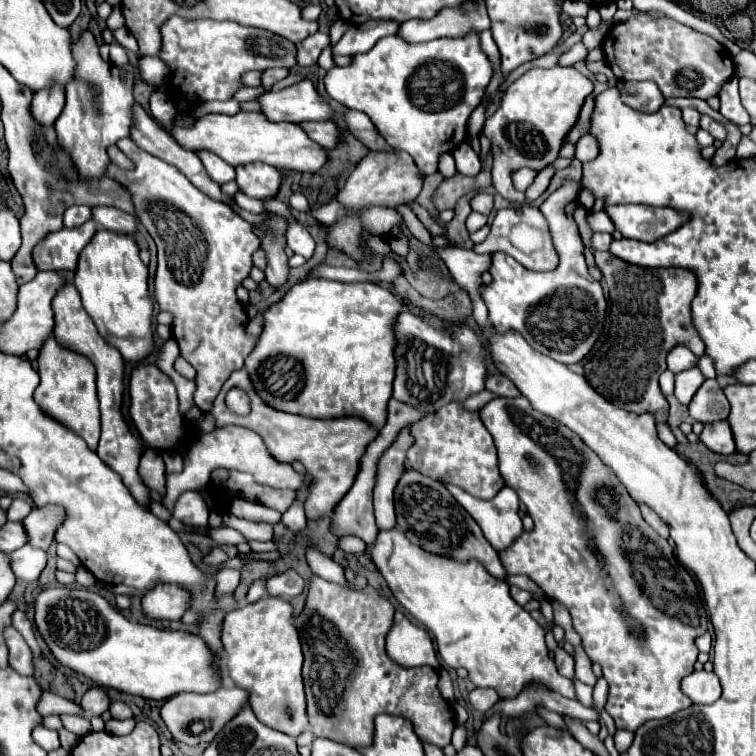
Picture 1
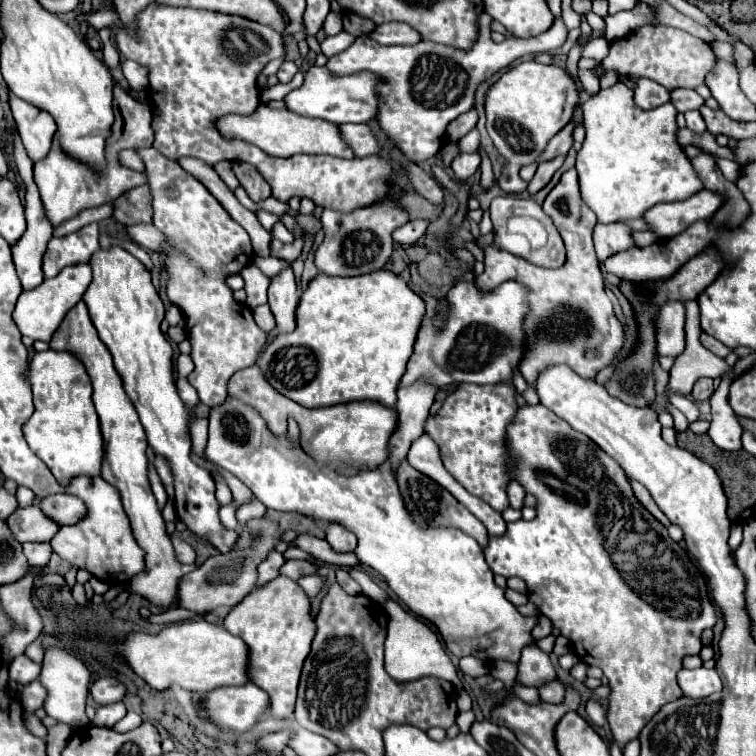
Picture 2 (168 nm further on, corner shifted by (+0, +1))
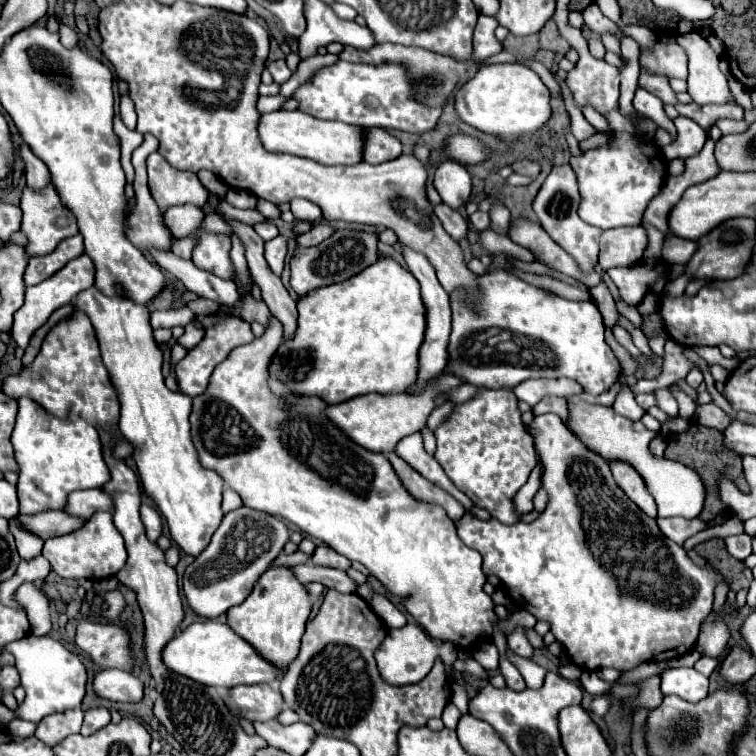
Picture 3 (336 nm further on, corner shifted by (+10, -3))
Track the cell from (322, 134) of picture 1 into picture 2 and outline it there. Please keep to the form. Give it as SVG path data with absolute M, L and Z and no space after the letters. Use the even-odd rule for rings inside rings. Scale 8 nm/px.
M343 125L341 127L343 139L349 143L353 153L357 157L371 157L381 151L379 139L373 135L373 129L369 125Z

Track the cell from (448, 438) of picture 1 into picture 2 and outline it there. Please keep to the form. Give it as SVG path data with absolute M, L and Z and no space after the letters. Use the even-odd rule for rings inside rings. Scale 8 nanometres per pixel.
M461 383L457 391L453 391L441 411L435 417L429 417L425 423L425 431L433 437L433 441L441 449L441 459L445 469L475 497L485 499L495 511L505 511L509 507L507 485L513 479L507 463L507 425L513 421L519 405L515 401L513 385L471 385Z

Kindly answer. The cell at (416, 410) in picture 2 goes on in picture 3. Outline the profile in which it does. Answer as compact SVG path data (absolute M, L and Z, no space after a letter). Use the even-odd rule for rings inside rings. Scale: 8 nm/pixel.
M405 247L403 249L405 255L405 263L409 267L409 271L415 275L415 279L421 285L421 299L427 311L427 329L425 329L425 341L419 349L419 373L417 373L417 385L415 385L415 393L423 391L425 385L433 379L437 379L443 369L445 369L445 351L447 351L447 341L449 341L449 333L451 333L451 307L449 307L449 293L441 287L441 283L437 281L437 275L431 267L429 261L425 261L425 255Z

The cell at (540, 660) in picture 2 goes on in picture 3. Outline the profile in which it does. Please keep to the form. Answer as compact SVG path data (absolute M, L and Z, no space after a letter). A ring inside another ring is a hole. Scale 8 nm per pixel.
M515 629L509 637L507 637L507 643L509 643L509 649L519 655L519 657L525 657L525 659L531 659L533 657L533 647L529 645L527 637L525 637L525 629Z

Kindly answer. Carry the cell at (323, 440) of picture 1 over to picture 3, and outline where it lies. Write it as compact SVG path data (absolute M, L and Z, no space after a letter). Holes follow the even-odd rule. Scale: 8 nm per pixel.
M441 375L439 379L429 381L429 385L425 387L425 391L421 395L411 395L409 389L401 391L401 395L391 395L391 397L369 393L369 395L353 397L349 401L343 401L343 403L337 403L337 405L329 405L329 407L325 407L323 413L353 443L365 447L371 453L387 455L395 449L395 445L403 437L411 435L411 433L417 433L425 425L433 407L445 403L447 393L457 385L461 385L461 383L457 383L457 379L453 379L453 375Z

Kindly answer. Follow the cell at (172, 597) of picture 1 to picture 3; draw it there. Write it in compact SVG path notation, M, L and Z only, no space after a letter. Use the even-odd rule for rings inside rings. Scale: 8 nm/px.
M239 507L227 513L219 529L215 531L209 547L185 569L183 591L189 607L199 617L215 619L227 613L229 607L243 603L245 597L251 593L255 581L283 551L283 545L287 541L289 529L273 515L269 517L267 513L249 507Z

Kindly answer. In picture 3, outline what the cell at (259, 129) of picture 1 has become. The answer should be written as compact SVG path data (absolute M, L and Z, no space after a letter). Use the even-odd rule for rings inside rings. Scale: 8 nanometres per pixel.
M273 111L261 115L259 121L261 145L271 153L289 153L313 159L321 165L355 165L361 161L363 129L339 121L321 121L303 111Z

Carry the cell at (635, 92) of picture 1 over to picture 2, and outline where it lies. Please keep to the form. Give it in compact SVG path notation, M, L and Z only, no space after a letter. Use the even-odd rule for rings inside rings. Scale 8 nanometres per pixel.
M639 79L633 93L635 93L635 103L641 109L655 109L659 105L669 103L669 91L651 79Z

